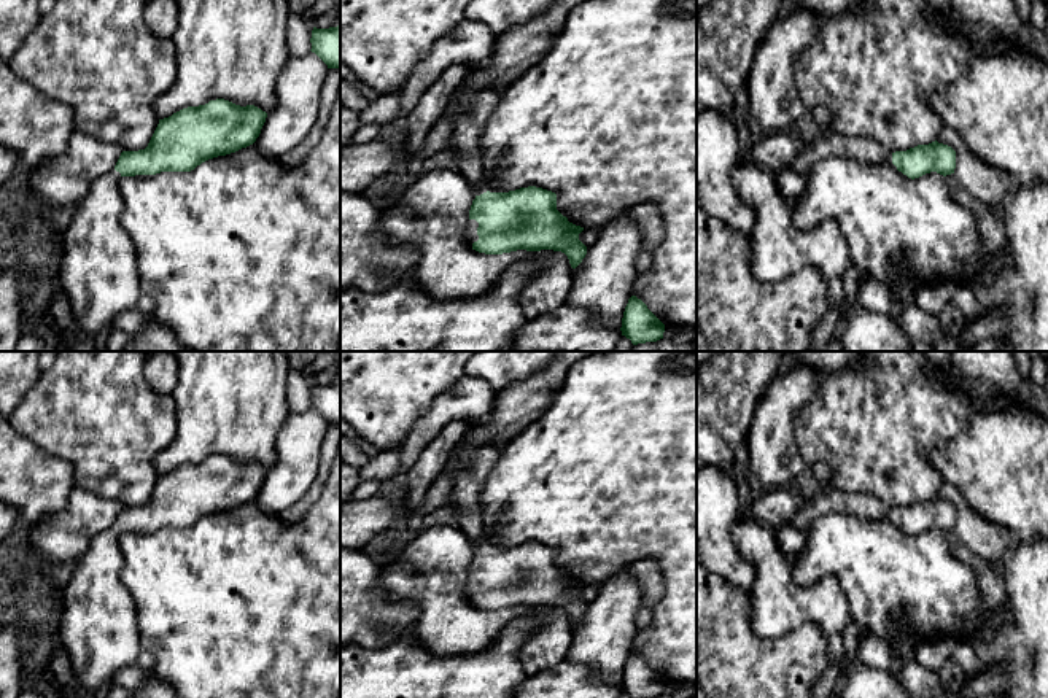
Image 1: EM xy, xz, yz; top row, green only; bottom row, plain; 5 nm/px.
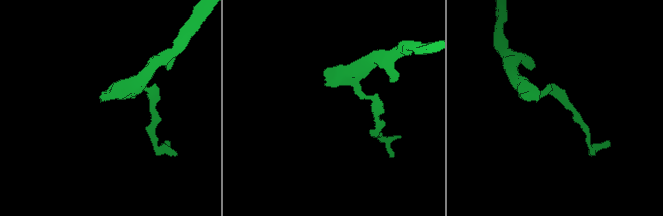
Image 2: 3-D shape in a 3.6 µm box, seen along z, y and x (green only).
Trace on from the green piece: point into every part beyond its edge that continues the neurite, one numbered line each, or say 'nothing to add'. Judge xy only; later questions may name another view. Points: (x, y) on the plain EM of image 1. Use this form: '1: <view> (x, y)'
1: xy (99, 630)

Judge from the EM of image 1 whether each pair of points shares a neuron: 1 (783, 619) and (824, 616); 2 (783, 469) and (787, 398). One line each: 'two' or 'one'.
1: one
2: one

